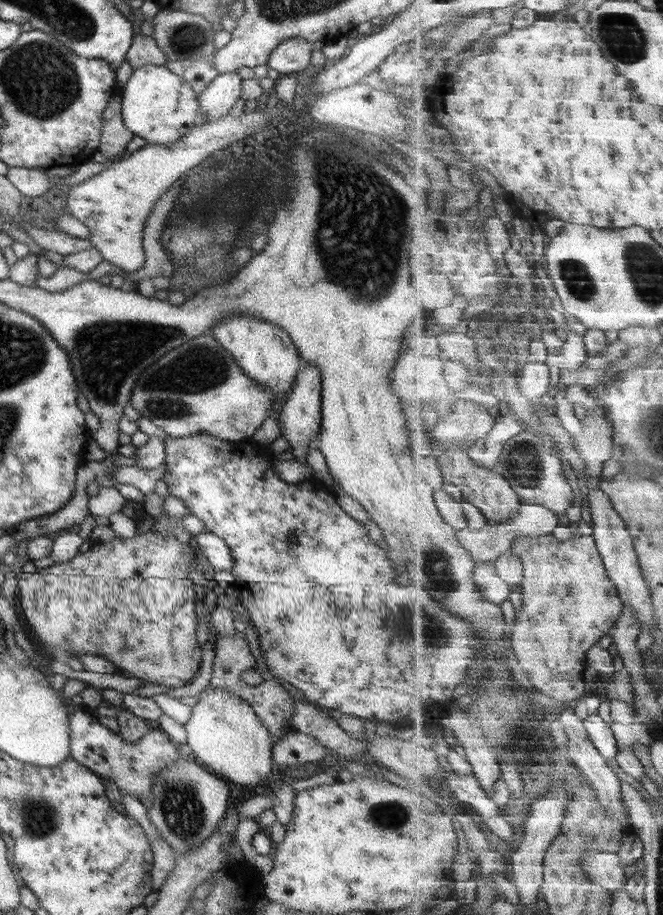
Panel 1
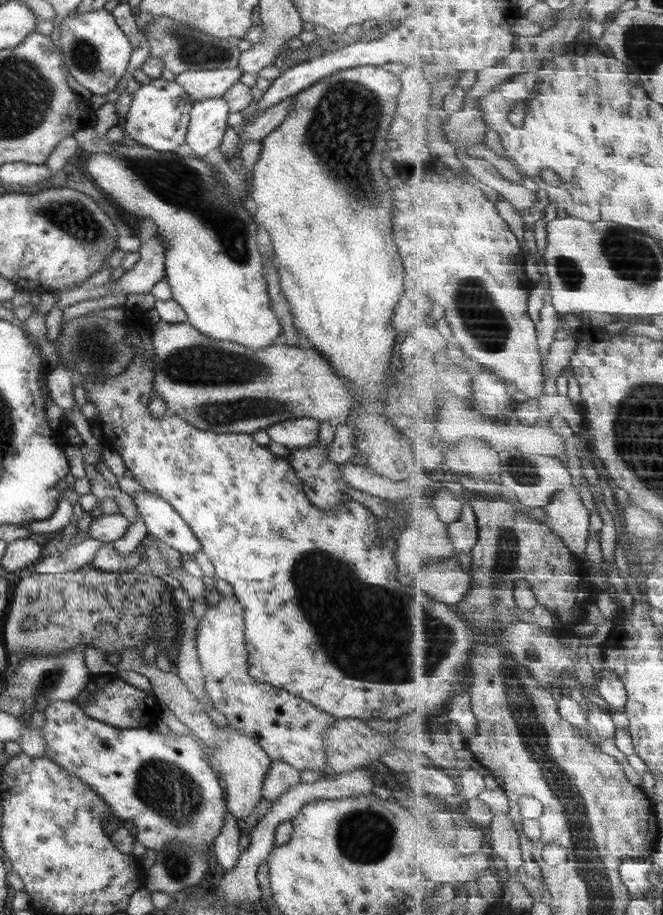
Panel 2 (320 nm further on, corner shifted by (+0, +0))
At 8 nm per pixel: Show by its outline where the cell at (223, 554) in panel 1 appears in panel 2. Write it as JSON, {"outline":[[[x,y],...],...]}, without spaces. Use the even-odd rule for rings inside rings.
{"outline":[[[147,491],[135,493],[131,498],[148,534],[181,554],[195,554],[200,550],[199,541],[187,523],[167,502]]]}

